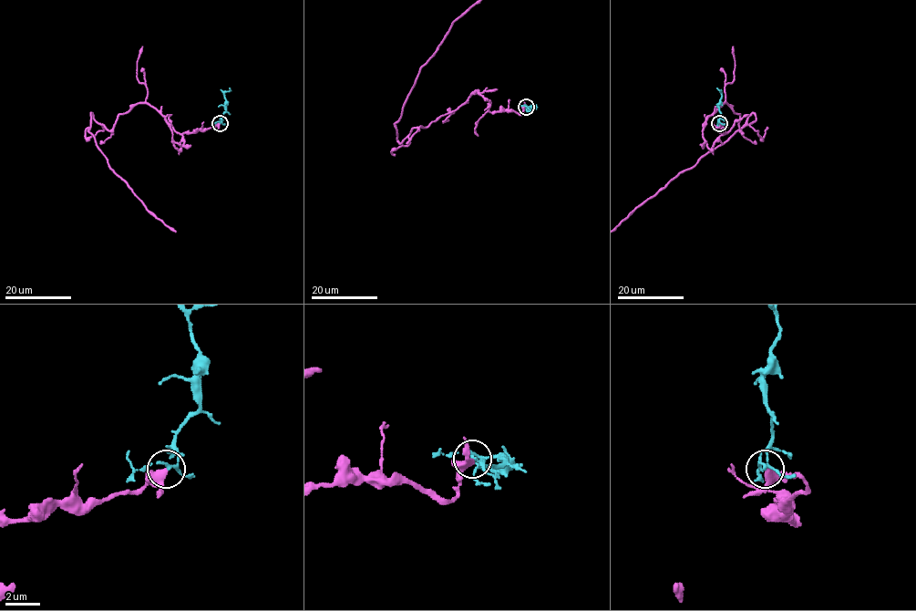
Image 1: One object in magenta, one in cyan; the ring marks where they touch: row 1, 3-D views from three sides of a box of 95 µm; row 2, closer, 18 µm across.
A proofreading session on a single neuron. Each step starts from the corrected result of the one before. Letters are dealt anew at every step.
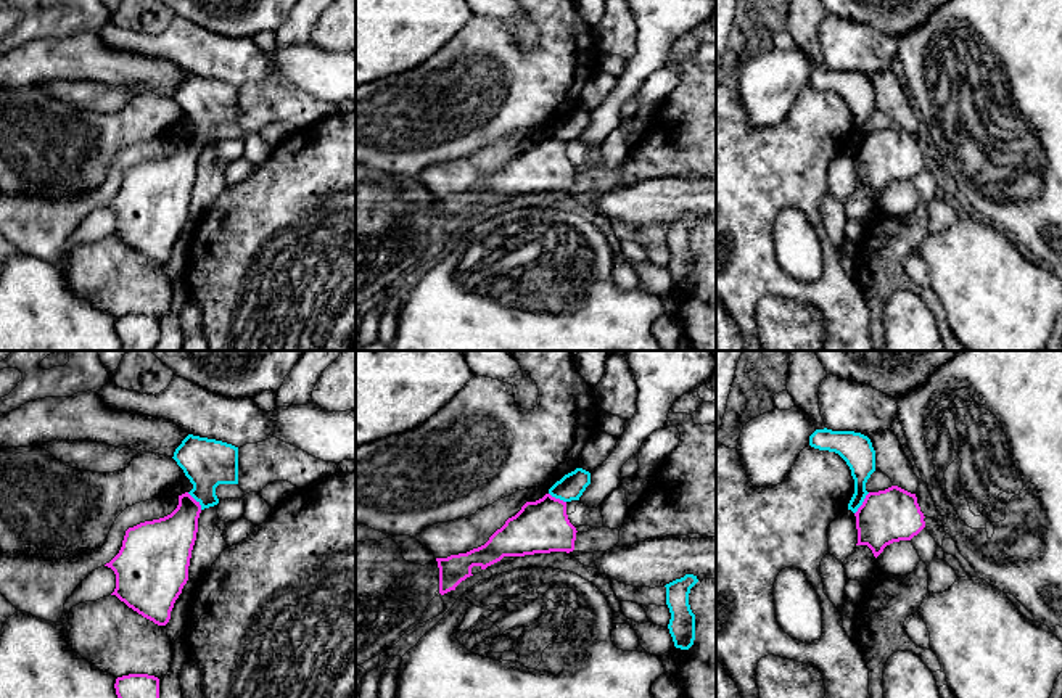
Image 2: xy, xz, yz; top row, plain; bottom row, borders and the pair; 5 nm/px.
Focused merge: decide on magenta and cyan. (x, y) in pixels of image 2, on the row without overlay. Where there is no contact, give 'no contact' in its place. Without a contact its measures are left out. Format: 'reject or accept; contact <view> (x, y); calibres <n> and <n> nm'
reject; contact yz (863, 143); calibres 260 and 160 nm

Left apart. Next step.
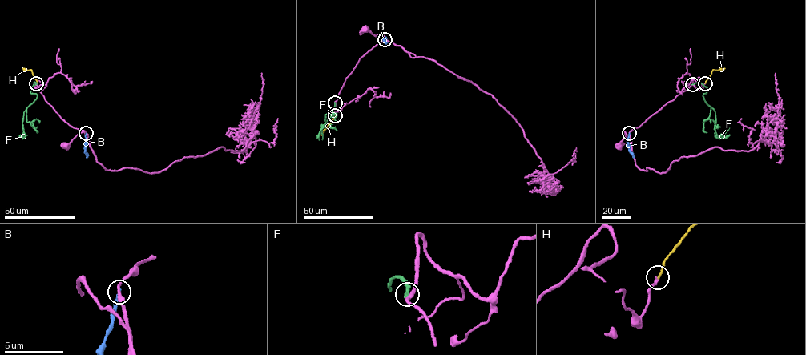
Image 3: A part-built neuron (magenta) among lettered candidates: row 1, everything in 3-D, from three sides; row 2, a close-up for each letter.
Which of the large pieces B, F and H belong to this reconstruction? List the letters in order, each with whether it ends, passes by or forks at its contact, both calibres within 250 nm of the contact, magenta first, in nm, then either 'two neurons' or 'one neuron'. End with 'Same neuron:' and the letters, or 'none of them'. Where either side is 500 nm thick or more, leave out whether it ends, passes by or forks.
B: it ends; calibres 240 and 260 nm; two neurons
F: it ends; calibres 300 and 280 nm; two neurons
H: it ends; calibres 240 and 180 nm; one neuron
Same neuron: H

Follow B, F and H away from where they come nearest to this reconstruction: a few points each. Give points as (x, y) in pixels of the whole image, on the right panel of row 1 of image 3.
B: (629, 133), (627, 146), (633, 157)
F: (692, 84), (699, 82), (707, 88), (703, 96), (711, 108), (709, 117), (703, 122), (710, 119), (720, 127)
H: (705, 82), (714, 70), (725, 68)

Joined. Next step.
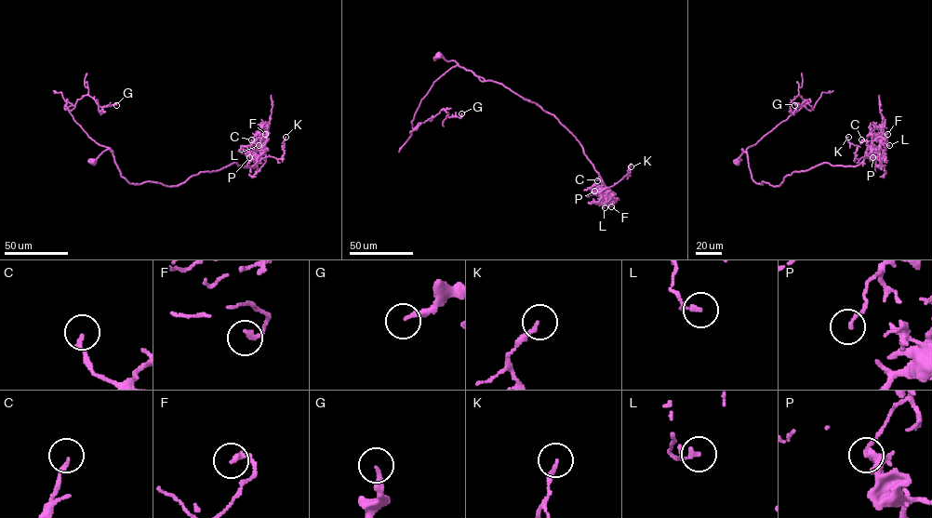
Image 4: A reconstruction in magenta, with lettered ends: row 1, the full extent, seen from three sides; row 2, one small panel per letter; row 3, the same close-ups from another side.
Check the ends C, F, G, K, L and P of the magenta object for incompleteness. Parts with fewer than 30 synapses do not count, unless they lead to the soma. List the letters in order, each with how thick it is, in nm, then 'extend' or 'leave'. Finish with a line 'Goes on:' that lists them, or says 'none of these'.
C: calibre 160 nm; leave
F: calibre 200 nm; leave
G: calibre 200 nm; leave
K: calibre 180 nm; leave
L: calibre 120 nm; leave
P: calibre 120 nm; leave
Goes on: none of these

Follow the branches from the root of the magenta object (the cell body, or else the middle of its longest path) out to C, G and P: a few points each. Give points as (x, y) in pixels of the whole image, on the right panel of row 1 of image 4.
C: (738, 161), (742, 149), (752, 178), (778, 186), (793, 172), (823, 163), (858, 166), (872, 150), (861, 139)
G: (738, 161), (741, 149), (746, 152), (810, 100), (805, 105), (798, 95), (794, 105)
P: (738, 161), (742, 149), (752, 178), (778, 186), (793, 172), (823, 163), (855, 166), (876, 151), (872, 157)

